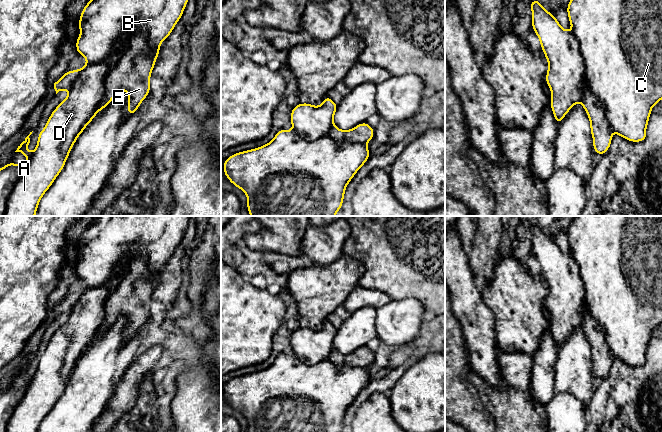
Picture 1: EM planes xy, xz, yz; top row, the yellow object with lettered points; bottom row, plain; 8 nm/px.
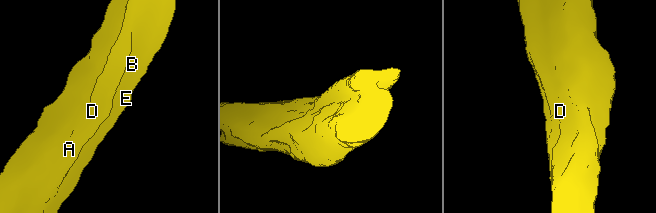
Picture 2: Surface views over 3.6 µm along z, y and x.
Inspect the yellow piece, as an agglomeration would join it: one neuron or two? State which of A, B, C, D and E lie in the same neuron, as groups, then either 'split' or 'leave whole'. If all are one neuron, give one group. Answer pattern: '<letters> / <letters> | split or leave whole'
A B C D / E | split

